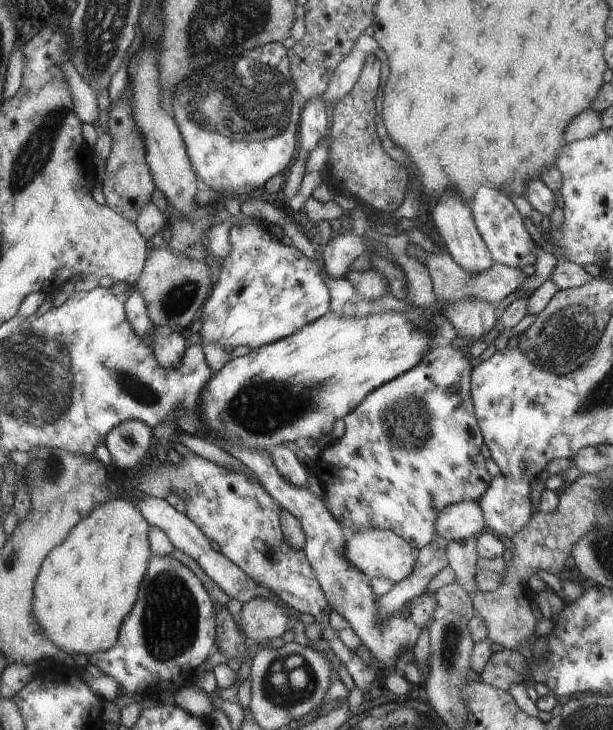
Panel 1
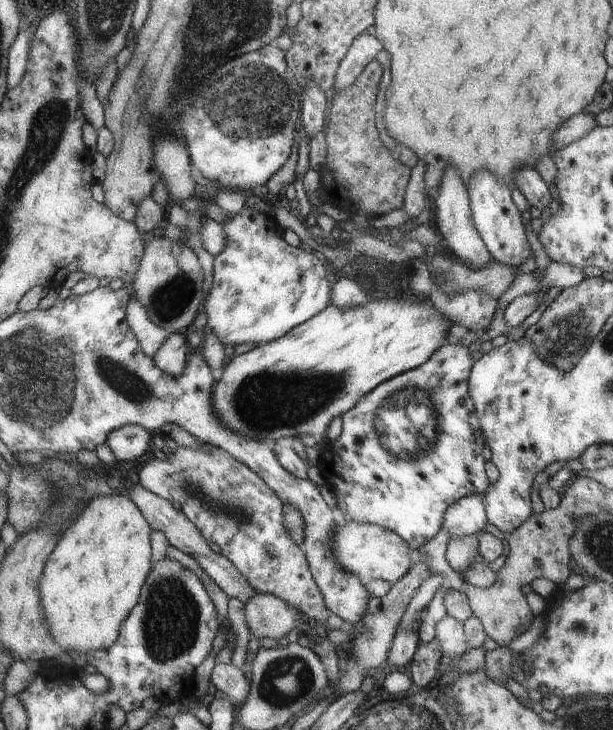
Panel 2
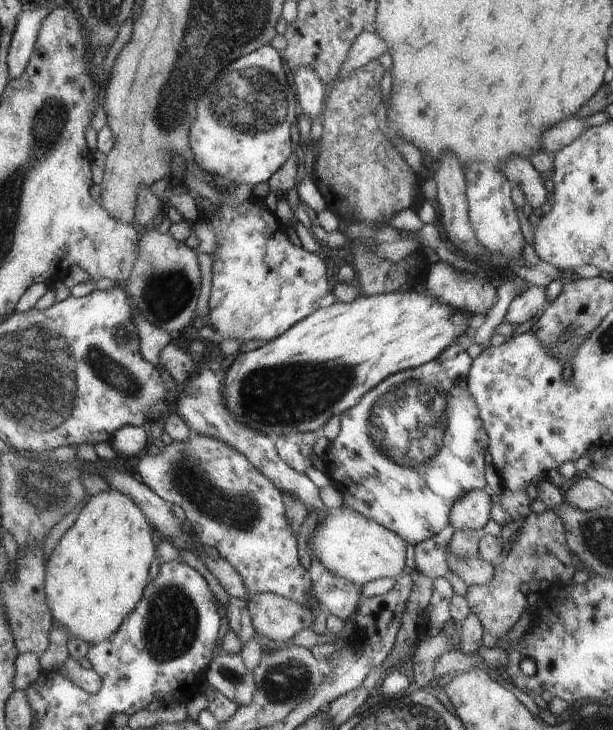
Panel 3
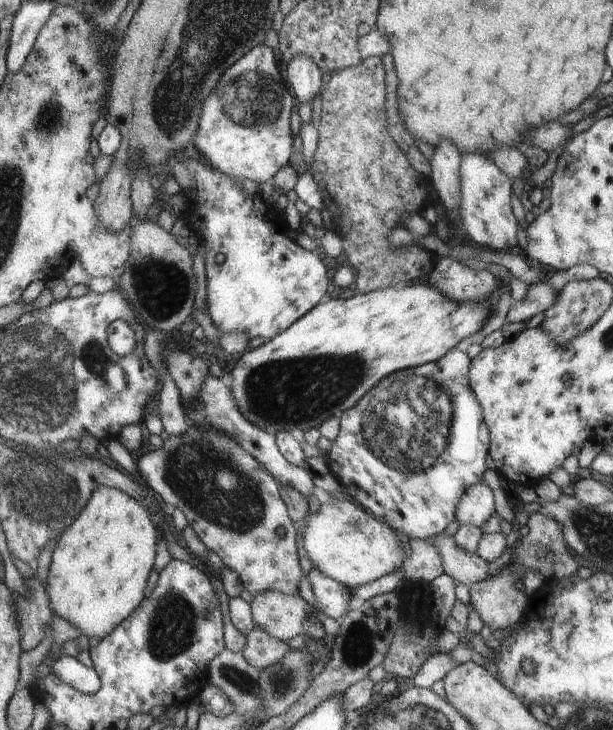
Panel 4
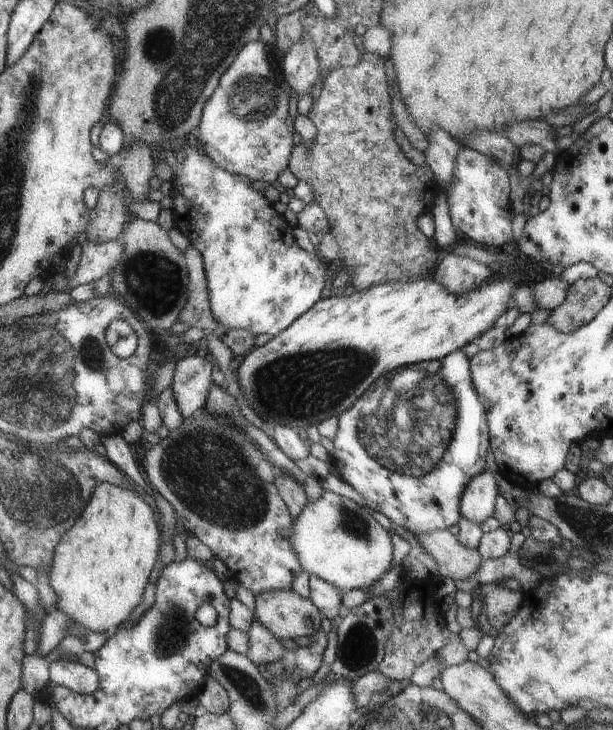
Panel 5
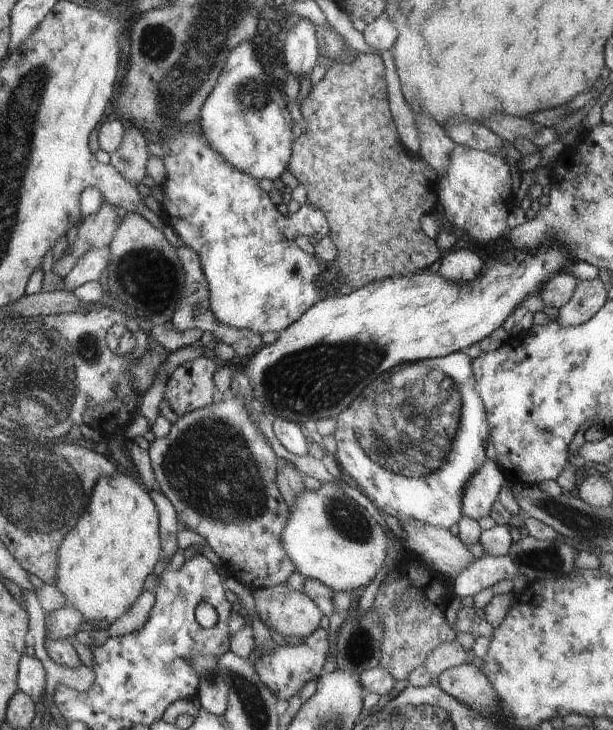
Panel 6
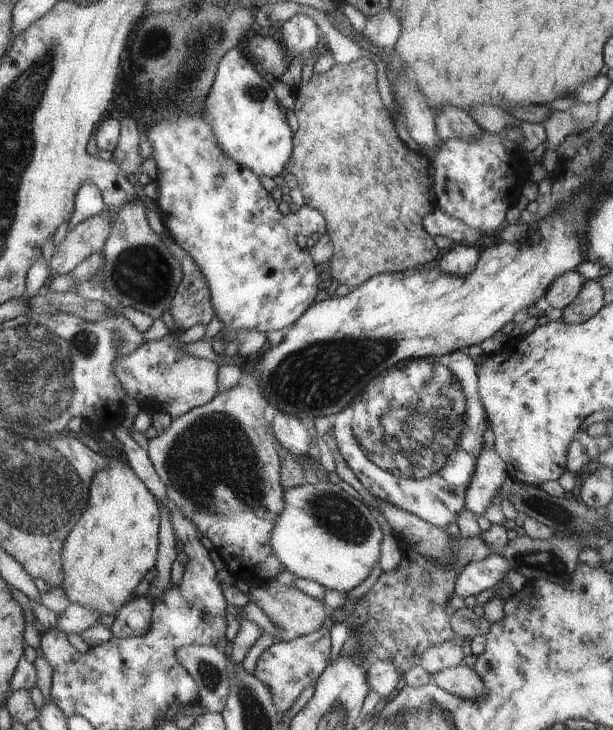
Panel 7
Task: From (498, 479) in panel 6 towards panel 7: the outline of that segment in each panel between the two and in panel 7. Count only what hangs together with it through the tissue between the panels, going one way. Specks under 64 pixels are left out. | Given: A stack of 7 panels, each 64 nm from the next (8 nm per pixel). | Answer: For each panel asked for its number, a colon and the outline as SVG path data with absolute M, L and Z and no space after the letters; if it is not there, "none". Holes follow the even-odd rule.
7: M483 444L483 450L477 456L473 482L469 484L469 492L465 496L465 510L479 518L507 476L507 464L499 458L495 448L487 448Z

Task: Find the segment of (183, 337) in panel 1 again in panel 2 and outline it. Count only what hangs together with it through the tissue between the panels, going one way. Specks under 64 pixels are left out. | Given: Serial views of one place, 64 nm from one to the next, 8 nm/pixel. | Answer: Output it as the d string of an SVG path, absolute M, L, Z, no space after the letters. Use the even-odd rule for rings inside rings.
M183 332L181 334L173 334L157 352L157 356L153 356L153 362L157 364L157 368L161 372L165 372L167 376L175 376L181 378L185 376L185 370L189 368L191 362L191 352L189 346L185 346L183 340Z

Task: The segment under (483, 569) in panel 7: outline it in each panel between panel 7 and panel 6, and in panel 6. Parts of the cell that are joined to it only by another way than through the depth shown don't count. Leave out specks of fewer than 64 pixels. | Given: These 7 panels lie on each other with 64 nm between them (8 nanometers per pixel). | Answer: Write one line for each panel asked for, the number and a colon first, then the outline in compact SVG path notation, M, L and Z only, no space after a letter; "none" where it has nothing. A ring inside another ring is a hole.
6: M483 556L479 560L473 560L469 568L465 568L457 578L453 578L453 592L461 600L463 596L475 596L483 588L489 588L497 584L499 580L513 580L519 576L517 566L513 560L505 556Z

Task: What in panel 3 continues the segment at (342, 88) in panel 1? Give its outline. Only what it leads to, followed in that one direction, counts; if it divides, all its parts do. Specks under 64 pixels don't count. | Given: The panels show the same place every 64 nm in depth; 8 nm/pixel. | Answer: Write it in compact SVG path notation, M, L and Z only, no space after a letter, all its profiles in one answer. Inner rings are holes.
M363 32L361 36L357 36L351 60L345 64L345 68L341 68L341 76L349 76L351 72L365 66L369 60L379 58L379 54L383 54L385 50L389 50L389 46L377 32L371 32L371 34Z

